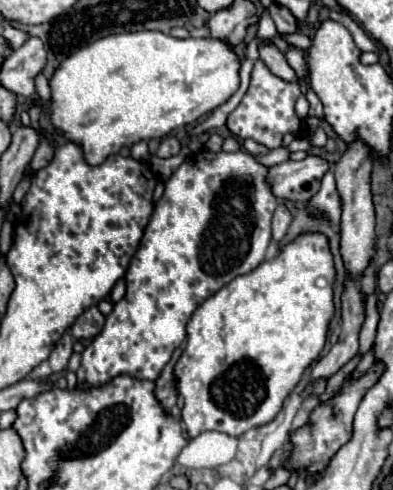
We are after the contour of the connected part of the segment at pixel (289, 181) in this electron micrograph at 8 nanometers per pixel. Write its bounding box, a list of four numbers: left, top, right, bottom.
[266,155,328,203]

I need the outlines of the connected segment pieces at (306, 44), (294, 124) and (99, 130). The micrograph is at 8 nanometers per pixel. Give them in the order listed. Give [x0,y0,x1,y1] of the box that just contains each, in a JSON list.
[[282,33,312,49],[226,59,304,149],[46,31,240,165]]

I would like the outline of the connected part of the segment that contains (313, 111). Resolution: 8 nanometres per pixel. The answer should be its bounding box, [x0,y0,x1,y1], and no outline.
[305,88,324,119]

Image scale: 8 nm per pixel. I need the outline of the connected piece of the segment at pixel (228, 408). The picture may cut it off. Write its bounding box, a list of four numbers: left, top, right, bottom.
[174,233,334,437]

